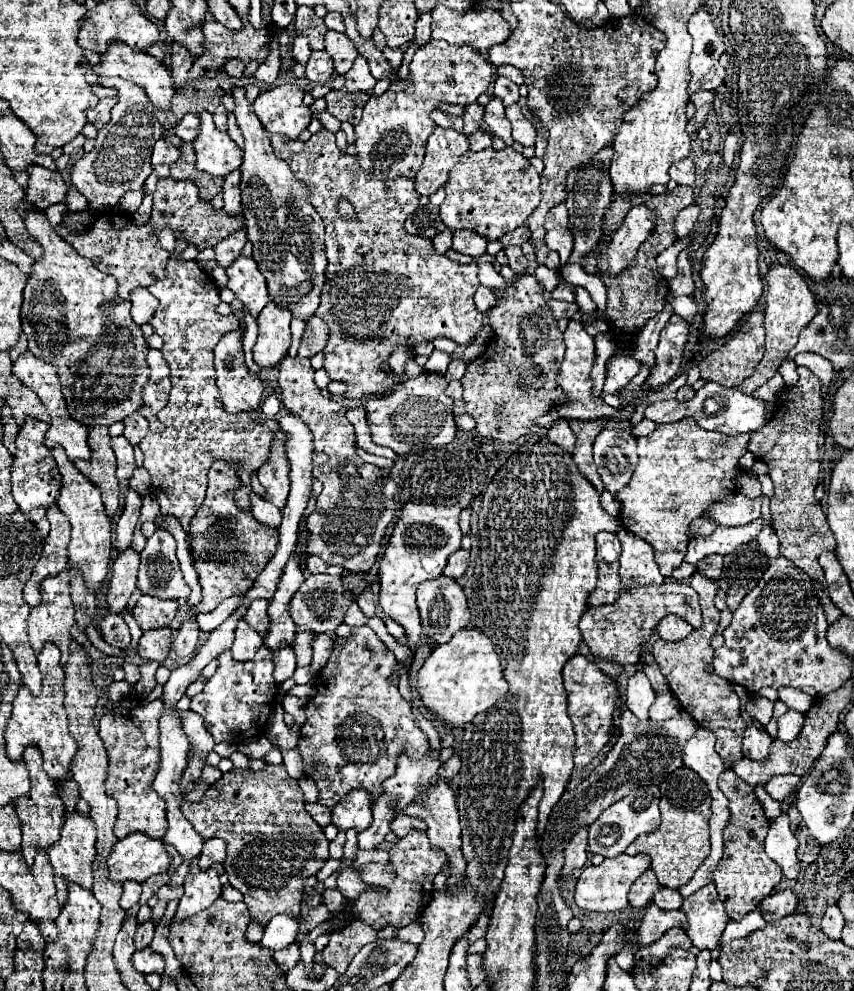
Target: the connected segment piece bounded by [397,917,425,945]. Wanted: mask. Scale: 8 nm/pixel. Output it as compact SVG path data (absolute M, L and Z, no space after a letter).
M419 917L419 919L411 921L407 927L401 927L401 929L397 931L397 937L401 937L401 939L405 939L405 941L411 941L411 943L419 945L419 943L423 941L423 937L425 937L425 931L423 931L421 925L423 925L423 919Z

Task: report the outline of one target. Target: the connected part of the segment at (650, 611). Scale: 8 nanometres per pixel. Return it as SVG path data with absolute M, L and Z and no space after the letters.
M665 581L663 585L643 585L643 587L629 587L629 589L621 587L619 599L615 603L589 607L579 621L579 629L581 629L583 641L587 643L589 651L595 657L603 661L613 661L623 667L637 665L641 661L643 643L651 639L657 623L665 615L671 615L671 613L679 615L695 629L703 625L701 609L697 603L697 593L687 583Z

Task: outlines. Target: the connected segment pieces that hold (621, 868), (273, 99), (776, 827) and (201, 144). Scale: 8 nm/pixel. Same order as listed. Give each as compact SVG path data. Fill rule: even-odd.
M621 853L619 857L605 859L601 865L585 867L575 885L577 907L585 909L585 911L621 911L621 909L625 909L629 905L629 901L627 901L629 887L645 869L649 869L649 865L651 865L651 859L641 853L637 853L637 855Z
M281 83L261 91L253 101L253 111L269 133L297 139L311 121L311 109L303 103L303 91L295 83Z
M781 813L775 821L771 821L771 829L765 839L765 853L779 863L787 879L795 879L799 873L799 859L795 855L797 845L799 843L789 829L789 817L787 813Z
M203 111L199 113L199 119L201 129L193 141L193 147L197 151L197 169L221 177L235 169L241 169L243 151L235 145L235 141L231 141L227 133L215 127L211 113Z

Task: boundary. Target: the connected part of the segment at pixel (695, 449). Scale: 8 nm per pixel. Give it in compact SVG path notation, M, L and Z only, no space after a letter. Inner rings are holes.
M677 421L669 425L657 425L657 429L647 437L637 437L637 453L639 465L631 481L617 493L621 501L621 523L627 531L635 533L637 537L645 539L653 551L655 561L661 569L663 577L671 577L671 571L683 563L687 541L689 541L689 525L693 519L701 517L713 501L721 501L721 497L735 491L735 477L739 473L739 457L747 451L749 433L745 435L723 435L717 431L707 431L697 425L697 421Z

